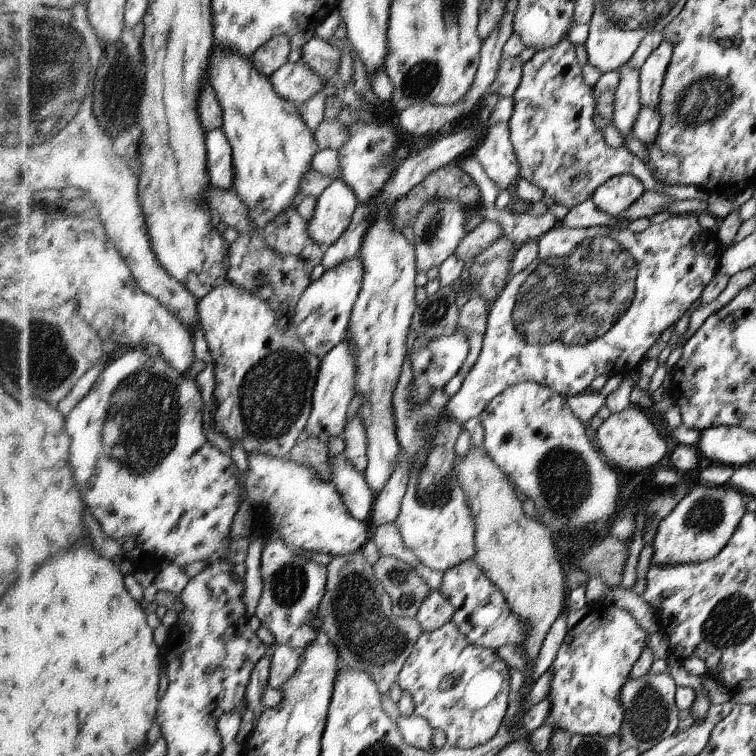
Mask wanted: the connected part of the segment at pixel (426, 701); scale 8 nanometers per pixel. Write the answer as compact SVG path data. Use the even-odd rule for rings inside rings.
M452 619L432 632L422 633L404 661L397 682L412 696L413 714L424 717L434 731L444 731L449 745L461 749L483 745L498 734L512 699L507 661L496 649L470 643Z

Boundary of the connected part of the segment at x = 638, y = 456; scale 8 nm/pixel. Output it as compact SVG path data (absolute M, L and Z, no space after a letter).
M632 404L620 412L612 413L603 421L597 428L597 437L604 456L622 470L644 470L656 466L668 452L666 440L660 436L656 426L640 408Z

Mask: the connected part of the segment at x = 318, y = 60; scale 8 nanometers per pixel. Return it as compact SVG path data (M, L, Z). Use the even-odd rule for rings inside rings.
M314 36L301 47L300 61L312 69L325 84L339 71L340 51L323 38Z

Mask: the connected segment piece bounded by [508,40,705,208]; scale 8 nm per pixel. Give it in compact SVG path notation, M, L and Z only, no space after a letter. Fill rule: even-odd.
M563 40L554 47L539 50L523 64L523 75L513 94L514 110L509 133L518 159L518 176L535 184L555 200L555 204L575 207L591 199L596 190L616 175L632 175L643 181L646 190L660 191L678 200L705 197L695 186L665 185L652 176L645 162L626 147L606 145L595 124L597 100L594 88L584 84L578 66L576 44Z

